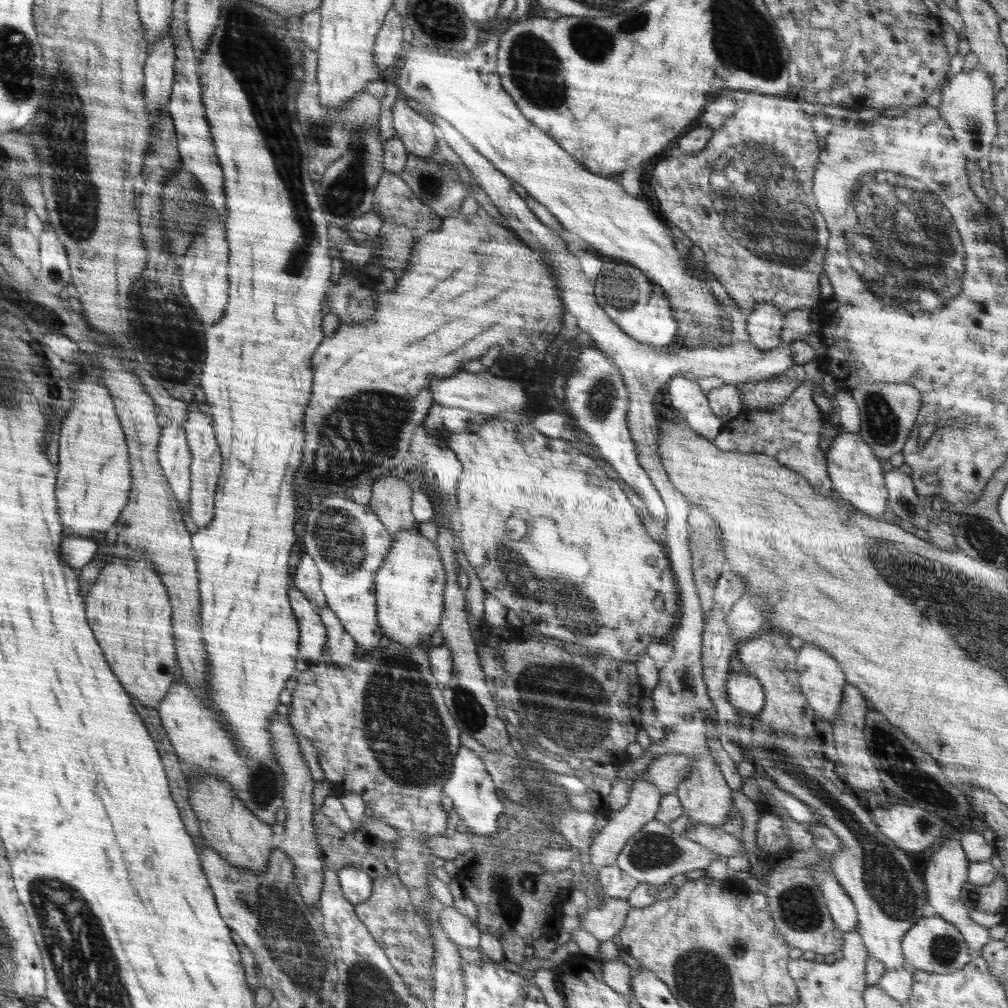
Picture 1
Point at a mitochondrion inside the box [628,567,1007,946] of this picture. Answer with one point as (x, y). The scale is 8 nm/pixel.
(893, 892)

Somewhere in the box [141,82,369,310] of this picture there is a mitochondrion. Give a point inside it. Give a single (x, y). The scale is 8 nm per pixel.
(181, 212)

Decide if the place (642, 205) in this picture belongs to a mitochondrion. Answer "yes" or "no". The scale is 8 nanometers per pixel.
no

